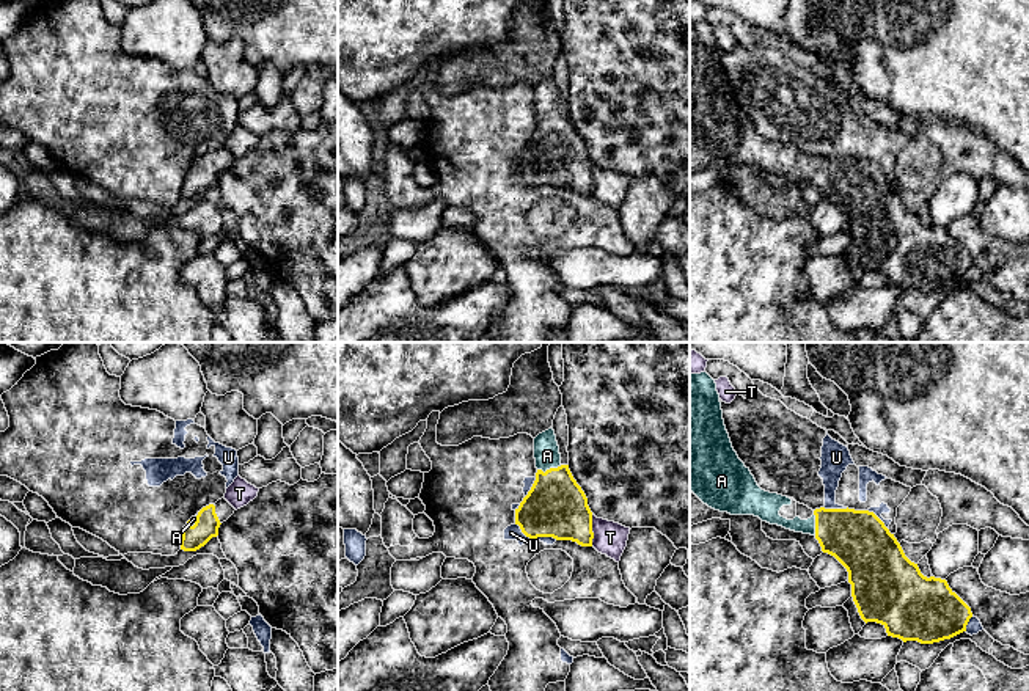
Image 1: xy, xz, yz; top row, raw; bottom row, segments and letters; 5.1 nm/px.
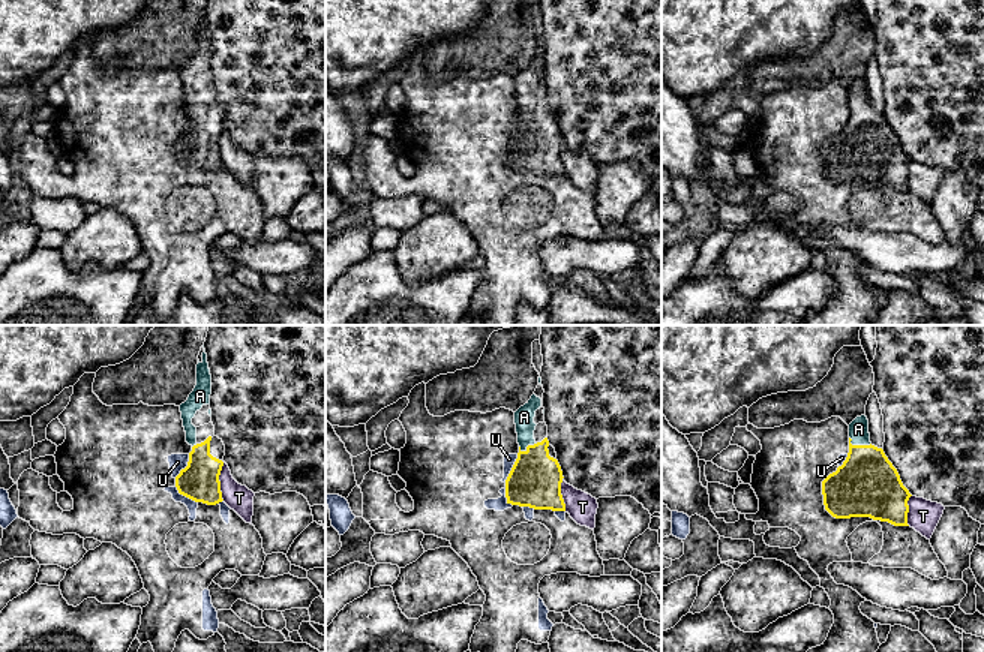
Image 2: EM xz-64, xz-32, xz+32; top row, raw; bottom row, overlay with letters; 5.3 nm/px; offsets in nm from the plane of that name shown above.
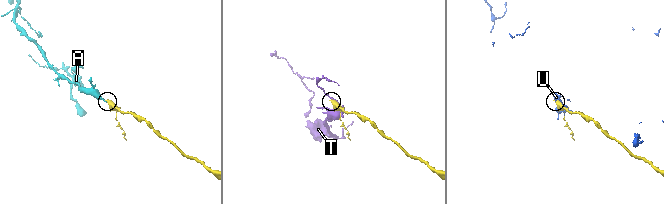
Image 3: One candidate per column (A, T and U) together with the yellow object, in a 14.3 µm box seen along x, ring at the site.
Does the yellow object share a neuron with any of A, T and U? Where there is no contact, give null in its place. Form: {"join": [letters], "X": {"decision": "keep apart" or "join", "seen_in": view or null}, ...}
{"join": ["A"], "A": {"decision": "join", "seen_in": "xz"}, "T": {"decision": "keep apart", "seen_in": "xz"}, "U": {"decision": "keep apart", "seen_in": "yz"}}

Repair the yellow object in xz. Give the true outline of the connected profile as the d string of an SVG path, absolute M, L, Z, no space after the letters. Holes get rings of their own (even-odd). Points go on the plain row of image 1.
M553 75L534 86L536 129L515 157L515 173L529 187L553 185L592 195L592 160L569 113L561 112Z

